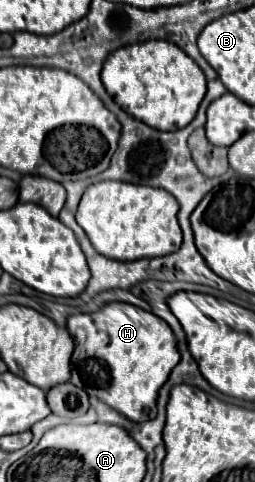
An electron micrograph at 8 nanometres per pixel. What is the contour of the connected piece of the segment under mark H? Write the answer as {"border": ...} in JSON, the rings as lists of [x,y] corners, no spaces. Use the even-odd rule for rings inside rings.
{"border":[[[111,302],[97,312],[75,314],[67,322],[75,342],[71,358],[71,382],[85,388],[93,398],[103,400],[133,422],[157,416],[159,388],[179,364],[179,350],[173,330],[163,318],[127,302]]]}

